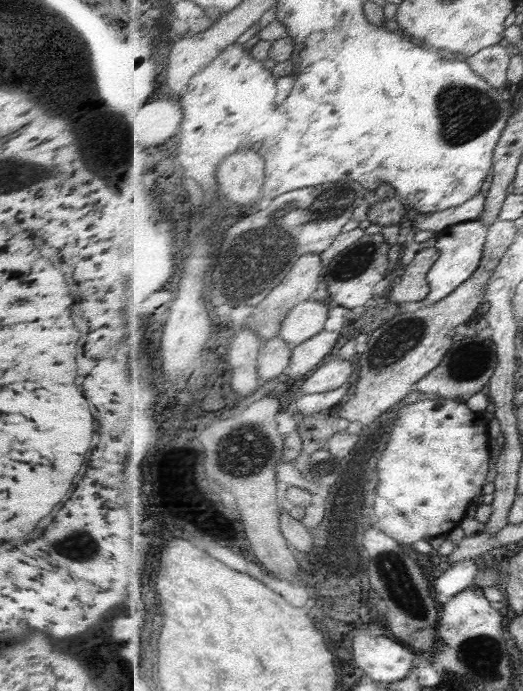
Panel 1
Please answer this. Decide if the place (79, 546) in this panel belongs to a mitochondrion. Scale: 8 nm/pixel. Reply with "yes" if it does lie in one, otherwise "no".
yes

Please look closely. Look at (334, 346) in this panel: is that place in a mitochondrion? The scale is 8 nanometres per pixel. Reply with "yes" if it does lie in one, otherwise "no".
no

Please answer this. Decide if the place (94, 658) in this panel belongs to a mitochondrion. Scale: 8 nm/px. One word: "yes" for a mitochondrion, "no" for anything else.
no

